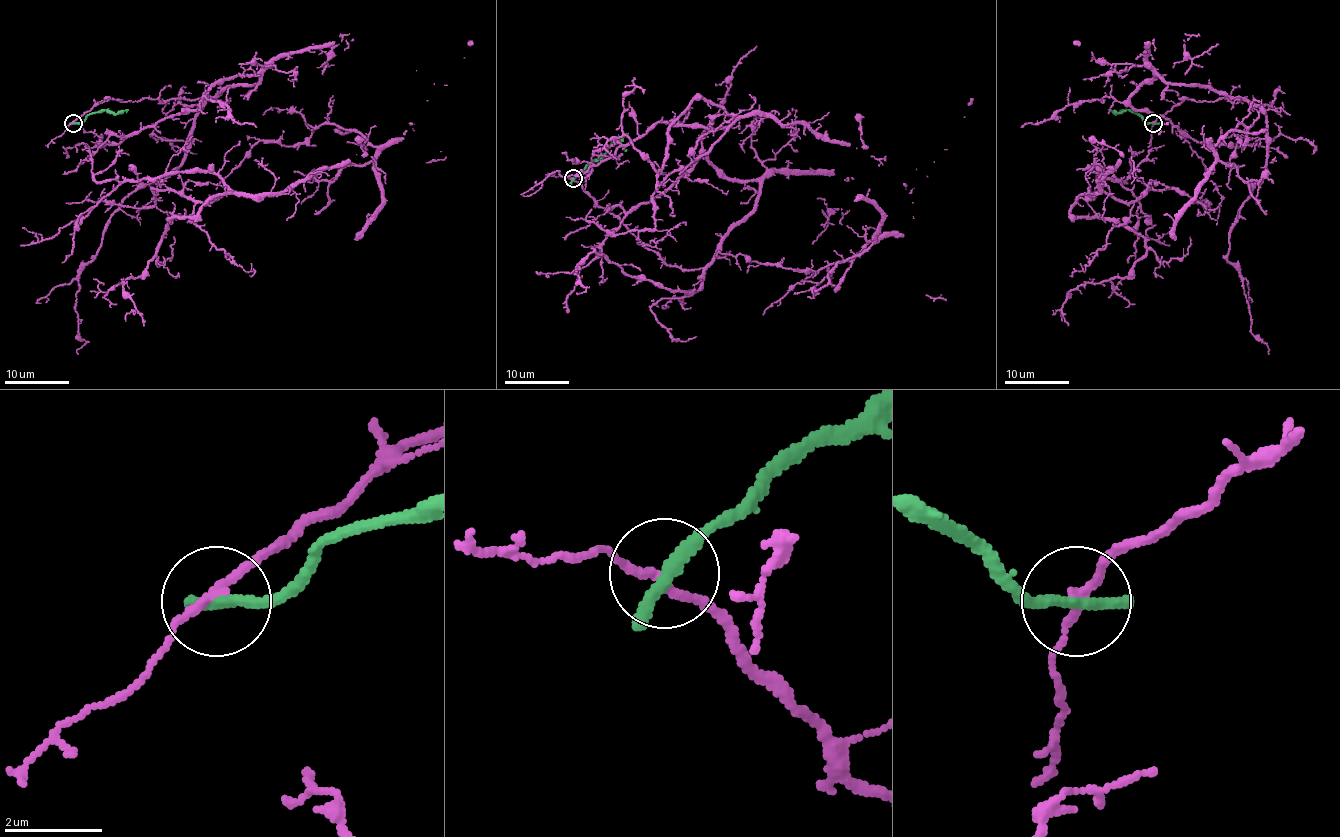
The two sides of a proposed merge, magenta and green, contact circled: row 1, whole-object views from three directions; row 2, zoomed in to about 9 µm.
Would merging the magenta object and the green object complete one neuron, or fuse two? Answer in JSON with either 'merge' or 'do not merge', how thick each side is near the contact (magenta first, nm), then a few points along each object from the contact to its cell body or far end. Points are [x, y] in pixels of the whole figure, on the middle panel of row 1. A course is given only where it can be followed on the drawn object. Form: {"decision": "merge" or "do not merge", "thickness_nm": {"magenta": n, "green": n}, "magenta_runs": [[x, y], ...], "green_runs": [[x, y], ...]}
{"decision": "do not merge", "thickness_nm": {"magenta": 170, "green": 240}, "magenta_runs": [[572, 178], [695, 291], [621, 265], [737, 120], [865, 147], [910, 191], [973, 99]], "green_runs": [[572, 178], [627, 133]]}

